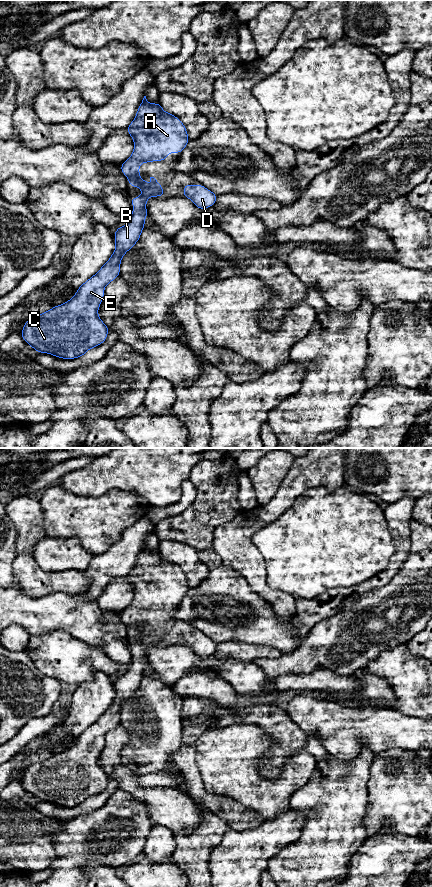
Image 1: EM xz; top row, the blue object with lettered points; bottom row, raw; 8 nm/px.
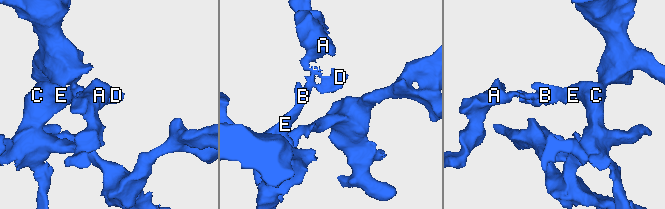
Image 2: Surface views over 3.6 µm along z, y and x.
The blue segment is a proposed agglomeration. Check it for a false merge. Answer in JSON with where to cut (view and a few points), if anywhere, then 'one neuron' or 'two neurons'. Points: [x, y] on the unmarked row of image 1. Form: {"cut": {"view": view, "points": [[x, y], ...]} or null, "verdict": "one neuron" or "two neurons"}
{"cut": null, "verdict": "one neuron"}

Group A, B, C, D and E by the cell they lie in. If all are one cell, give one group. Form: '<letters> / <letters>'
A B C D E

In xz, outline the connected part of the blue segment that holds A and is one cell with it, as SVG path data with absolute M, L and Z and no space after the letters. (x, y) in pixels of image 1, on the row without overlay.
M144 544L141 552L138 555L135 567L126 576L128 582L133 586L134 598L131 604L120 613L122 621L129 627L128 633L132 635L139 635L142 639L141 645L131 645L130 649L134 655L130 663L128 671L123 675L117 675L116 680L113 683L116 695L109 708L94 722L91 726L85 729L76 739L75 743L69 747L66 751L56 753L52 757L29 766L24 771L22 780L20 781L23 788L29 792L38 801L51 802L55 805L72 808L78 805L83 805L84 802L92 796L95 796L105 790L109 775L103 771L98 764L98 757L101 750L104 747L104 736L107 732L120 724L120 712L121 707L140 687L140 683L145 674L145 665L149 664L146 658L146 651L149 645L164 645L165 640L162 638L163 633L158 631L154 625L150 625L152 633L147 632L147 628L142 628L139 623L140 616L138 615L142 611L165 609L168 601L182 601L186 596L187 591L190 589L185 573L182 569L171 561L165 560L160 551L156 550L151 552Z

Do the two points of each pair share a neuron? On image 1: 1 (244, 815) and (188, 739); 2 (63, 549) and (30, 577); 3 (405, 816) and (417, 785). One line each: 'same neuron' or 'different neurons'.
1: same neuron
2: different neurons
3: same neuron

